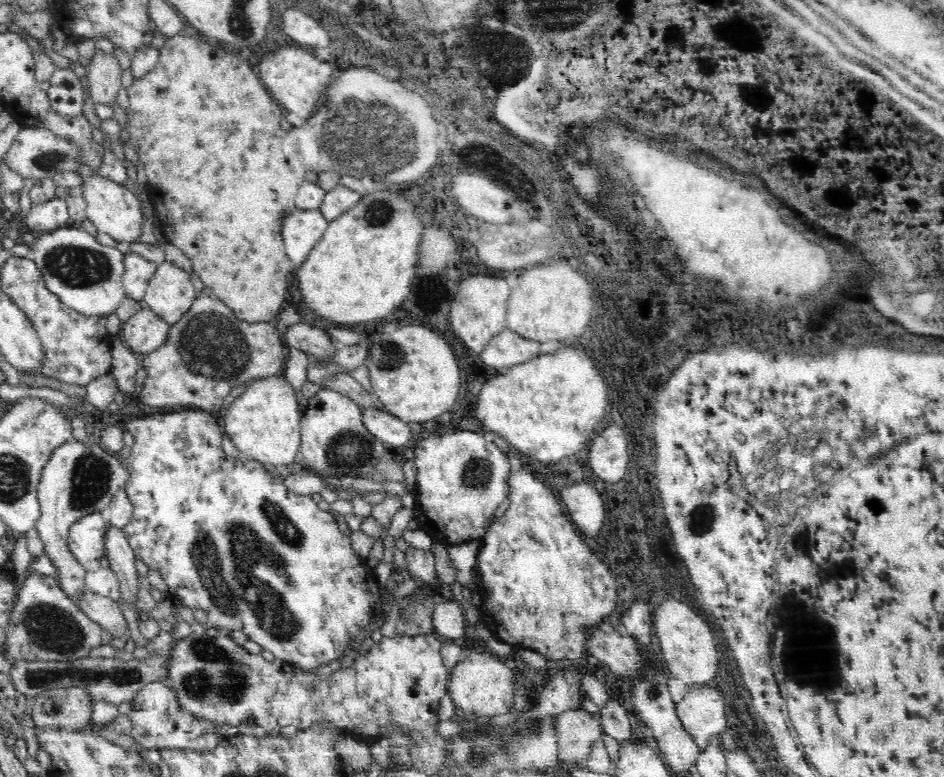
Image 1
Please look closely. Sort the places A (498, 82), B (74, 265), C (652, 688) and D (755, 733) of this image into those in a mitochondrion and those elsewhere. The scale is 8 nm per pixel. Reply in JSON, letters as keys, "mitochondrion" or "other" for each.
{"A":"other","B":"mitochondrion","C":"mitochondrion","D":"other"}

